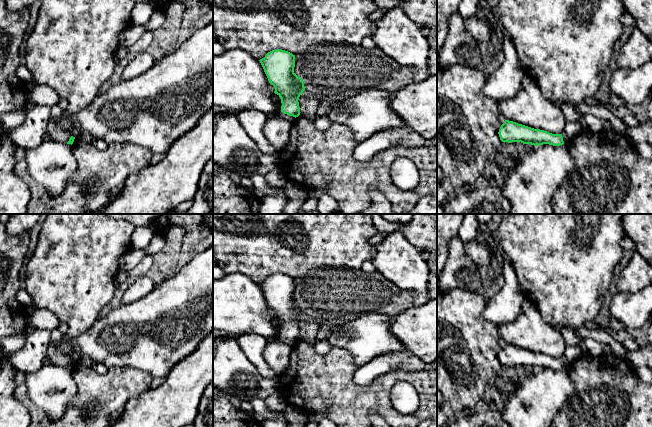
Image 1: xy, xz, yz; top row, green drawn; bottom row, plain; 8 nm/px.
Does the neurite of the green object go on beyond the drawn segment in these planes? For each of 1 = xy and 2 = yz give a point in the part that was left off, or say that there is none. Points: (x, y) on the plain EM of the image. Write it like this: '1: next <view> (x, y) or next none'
1: next xy (54, 357)
2: next yz (565, 362)

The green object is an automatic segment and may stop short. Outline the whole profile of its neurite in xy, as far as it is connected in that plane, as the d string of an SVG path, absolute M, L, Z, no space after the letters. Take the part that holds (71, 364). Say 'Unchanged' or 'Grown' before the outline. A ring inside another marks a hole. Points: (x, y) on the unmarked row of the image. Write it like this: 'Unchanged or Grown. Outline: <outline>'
Grown. Outline: M51 342L48 347L48 361L54 365L73 368L75 361L71 360L67 355L63 355L57 352L55 343Z

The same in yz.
Grown. Outline: M505 344L499 353L499 361L502 366L521 366L534 370L549 368L560 370L569 365L565 357L552 358L544 354L534 353L513 345Z

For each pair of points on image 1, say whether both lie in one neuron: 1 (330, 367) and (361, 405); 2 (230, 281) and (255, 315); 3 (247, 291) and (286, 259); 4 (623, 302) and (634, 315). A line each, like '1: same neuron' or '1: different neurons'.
1: same neuron
2: same neuron
3: different neurons
4: same neuron

